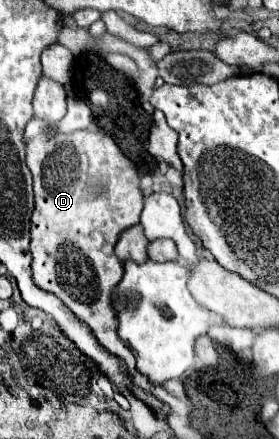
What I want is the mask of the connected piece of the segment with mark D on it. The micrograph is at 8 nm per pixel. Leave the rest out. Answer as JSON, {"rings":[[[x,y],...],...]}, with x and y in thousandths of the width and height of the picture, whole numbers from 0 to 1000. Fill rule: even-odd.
{"rings":[[[287,296],[265,305],[208,305],[208,301],[158,301],[108,323],[93,323],[100,346],[100,383],[122,405],[122,487],[115,487],[115,624],[129,651],[151,661],[172,661],[201,670],[280,729],[315,738],[344,774],[409,811],[437,815],[459,834],[459,852],[473,856],[473,870],[502,879],[516,893],[545,897],[552,907],[581,911],[616,929],[624,943],[667,943],[667,925],[652,925],[624,902],[609,902],[581,879],[530,875],[530,861],[509,856],[487,843],[487,820],[473,802],[416,770],[416,715],[401,706],[394,674],[409,665],[409,651],[430,642],[444,624],[437,592],[409,579],[416,547],[437,524],[459,515],[495,510],[502,483],[509,483],[509,437],[502,437],[502,401],[487,392],[487,378],[473,364],[459,364],[437,342],[416,333],[416,351],[394,351],[394,323],[409,323],[387,305],[330,301],[330,296]]]}

